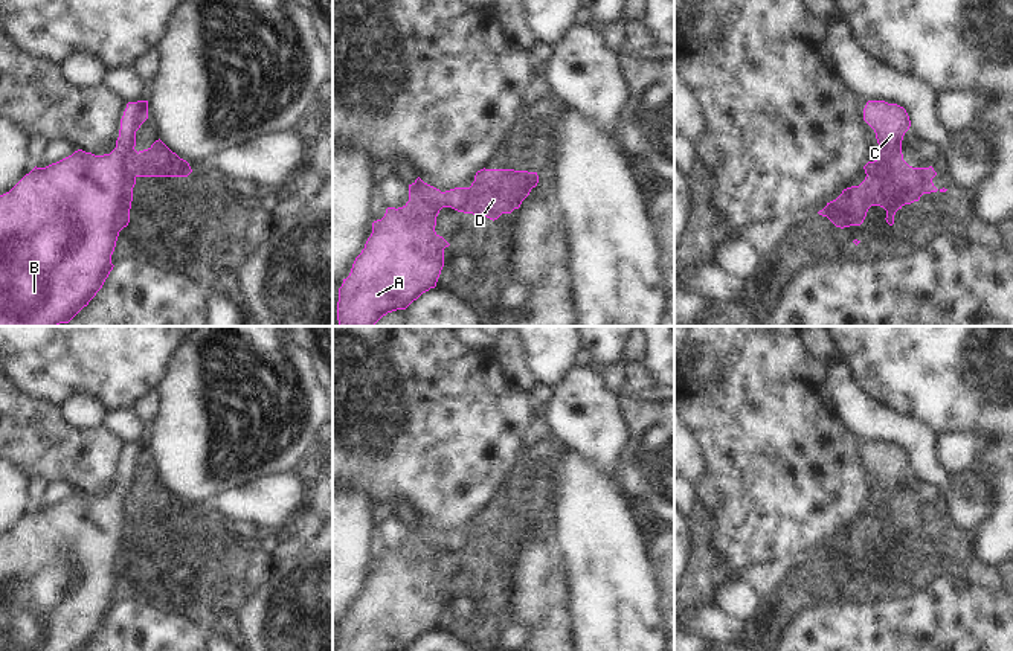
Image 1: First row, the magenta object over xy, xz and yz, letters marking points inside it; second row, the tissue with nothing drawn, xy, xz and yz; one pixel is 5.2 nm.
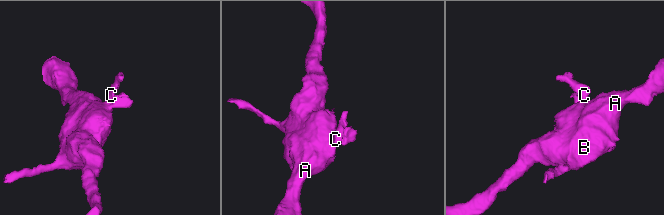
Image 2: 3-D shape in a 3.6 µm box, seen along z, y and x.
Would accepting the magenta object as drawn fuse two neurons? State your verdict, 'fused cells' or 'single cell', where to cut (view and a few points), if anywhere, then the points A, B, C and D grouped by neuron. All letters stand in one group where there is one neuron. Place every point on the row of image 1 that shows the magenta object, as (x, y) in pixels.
fused cells; cut in yz along (900, 157), (891, 156), (884, 166); A B C / D

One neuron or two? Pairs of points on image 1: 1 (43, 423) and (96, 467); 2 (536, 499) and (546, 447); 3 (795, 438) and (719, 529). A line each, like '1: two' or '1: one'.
1: one
2: two
3: one

